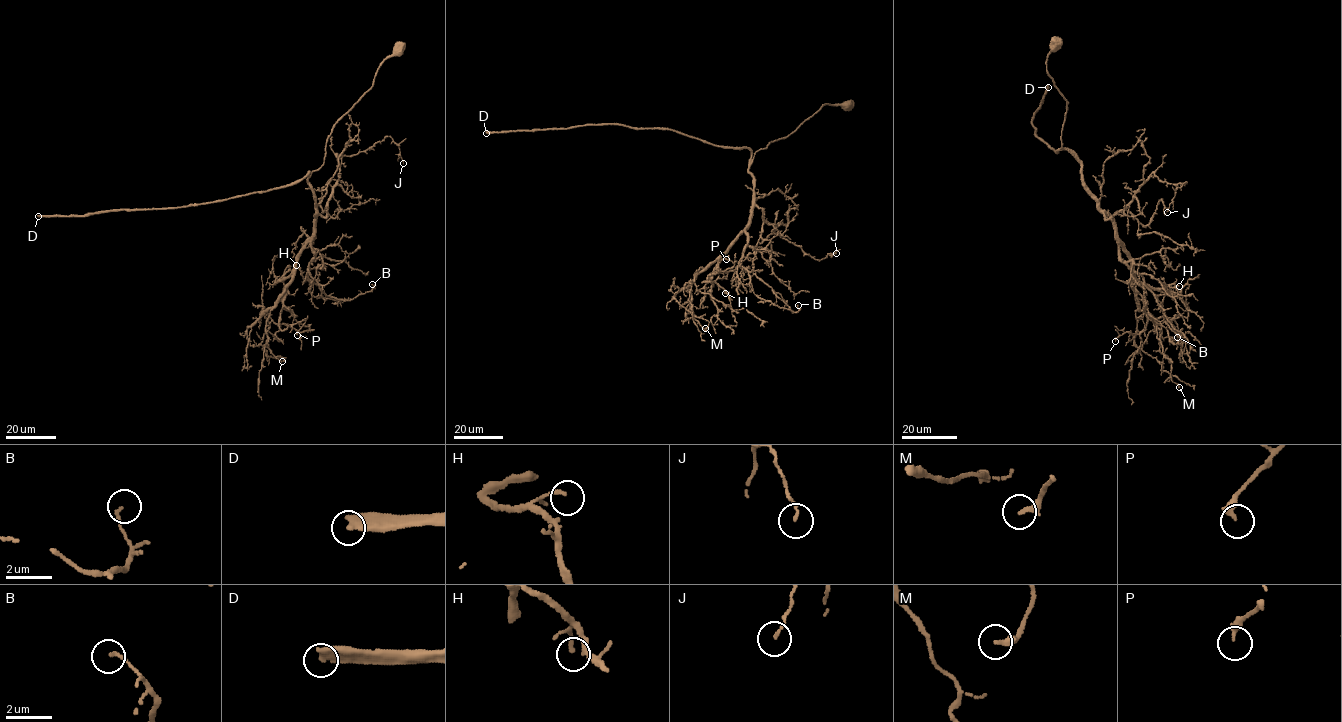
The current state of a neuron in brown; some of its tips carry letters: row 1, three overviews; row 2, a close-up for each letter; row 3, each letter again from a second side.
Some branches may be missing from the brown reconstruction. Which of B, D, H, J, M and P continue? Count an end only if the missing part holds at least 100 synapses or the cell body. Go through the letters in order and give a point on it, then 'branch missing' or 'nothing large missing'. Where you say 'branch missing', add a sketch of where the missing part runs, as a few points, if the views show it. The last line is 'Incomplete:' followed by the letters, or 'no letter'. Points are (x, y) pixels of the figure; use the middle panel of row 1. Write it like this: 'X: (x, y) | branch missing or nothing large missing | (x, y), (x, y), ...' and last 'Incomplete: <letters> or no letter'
B: (798, 305) | nothing large missing
D: (486, 133) | branch missing
H: (725, 293) | nothing large missing
J: (836, 253) | nothing large missing
M: (705, 328) | nothing large missing
P: (726, 259) | nothing large missing
Incomplete: D

